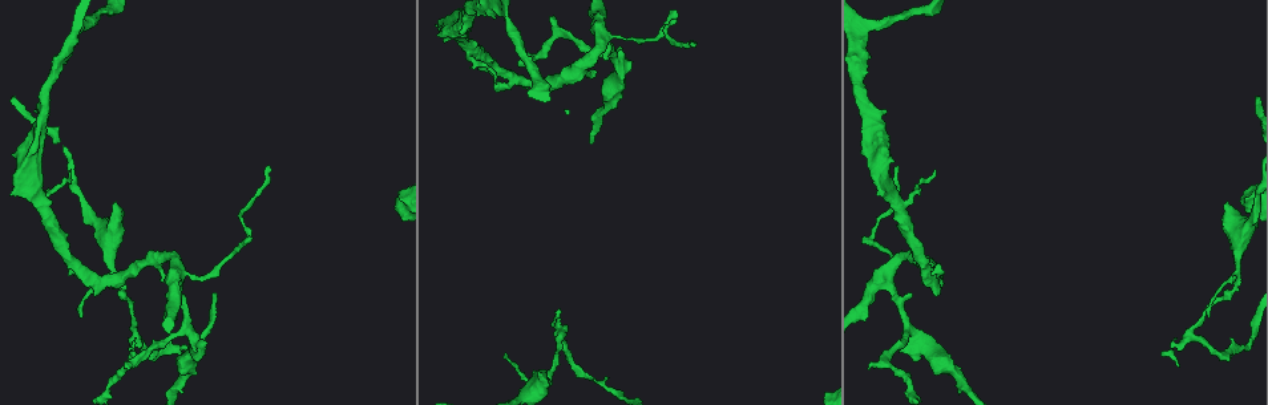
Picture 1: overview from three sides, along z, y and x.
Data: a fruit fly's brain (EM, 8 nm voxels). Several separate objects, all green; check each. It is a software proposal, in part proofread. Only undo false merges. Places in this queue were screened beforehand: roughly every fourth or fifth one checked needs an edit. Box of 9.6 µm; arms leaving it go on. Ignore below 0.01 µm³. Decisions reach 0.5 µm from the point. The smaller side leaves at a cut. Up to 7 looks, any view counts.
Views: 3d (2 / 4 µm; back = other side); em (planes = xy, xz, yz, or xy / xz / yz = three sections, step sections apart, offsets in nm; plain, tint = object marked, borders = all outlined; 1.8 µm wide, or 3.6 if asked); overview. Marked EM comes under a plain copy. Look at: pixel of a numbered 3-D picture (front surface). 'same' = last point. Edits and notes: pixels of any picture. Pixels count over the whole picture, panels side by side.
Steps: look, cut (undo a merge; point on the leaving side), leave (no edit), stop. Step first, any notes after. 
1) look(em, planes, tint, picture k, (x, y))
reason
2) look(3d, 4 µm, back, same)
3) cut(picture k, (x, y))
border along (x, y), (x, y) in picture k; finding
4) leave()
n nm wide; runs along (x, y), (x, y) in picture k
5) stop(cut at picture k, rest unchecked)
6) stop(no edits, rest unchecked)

look(3d, 4 µm, back, picture 1, (1235, 272))
thick turns thin

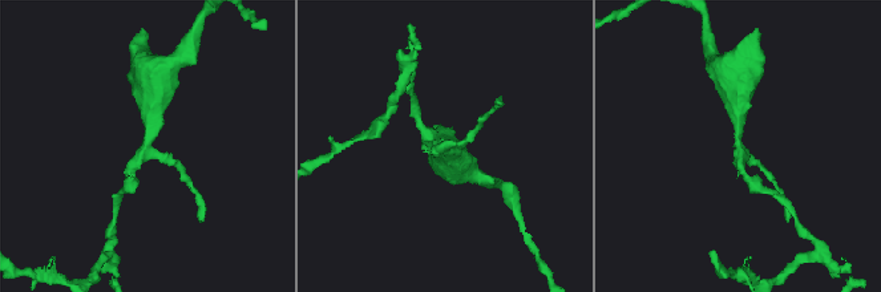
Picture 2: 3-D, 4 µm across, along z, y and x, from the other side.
look(em, xz, step 16, borders, picture 2, (737, 144))

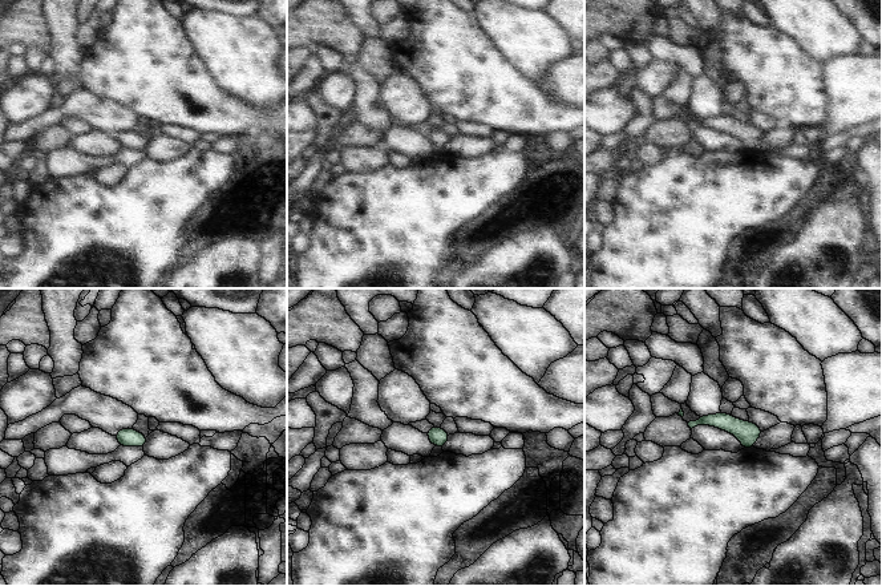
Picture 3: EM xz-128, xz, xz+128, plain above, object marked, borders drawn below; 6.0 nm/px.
leave()
runs along (699, 421), (721, 420), (757, 432) in picture 3; all the same cell

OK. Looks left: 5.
look(3d, 2 µm, picture 1, (1190, 337))
abrupt turn

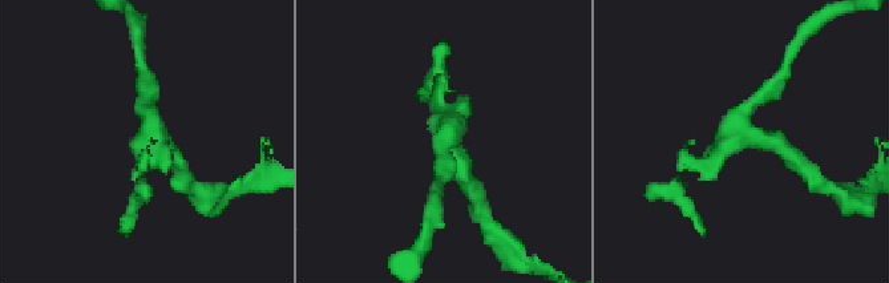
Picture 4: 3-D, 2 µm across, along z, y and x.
look(em, planes, tint, picture 4, (152, 132))

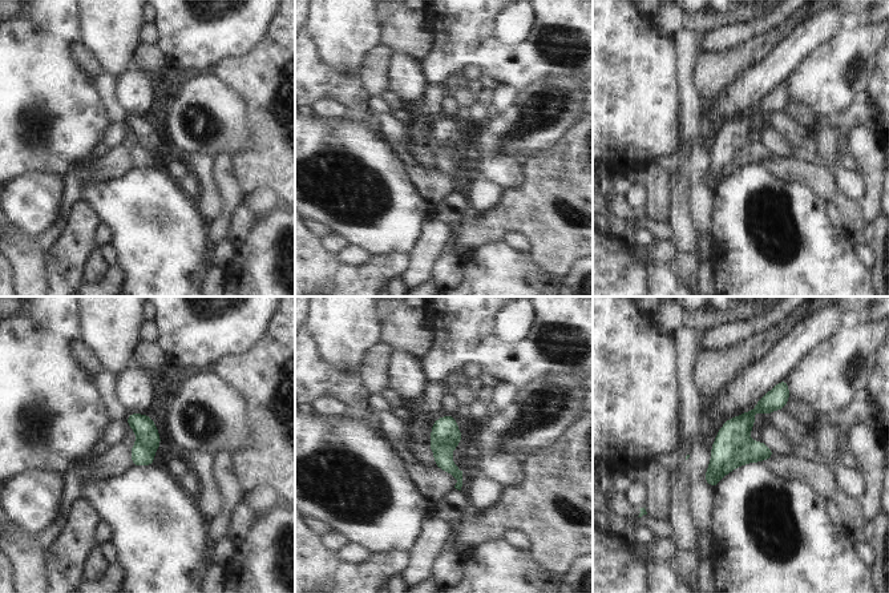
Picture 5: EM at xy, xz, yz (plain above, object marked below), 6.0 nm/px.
cut(picture 5, (755, 451))
the part that leaves runs along (770, 454), (744, 455), (714, 483) in picture 5; two cells meet here

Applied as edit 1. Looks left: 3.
look(3d, 2 µm, picture 1, (891, 275))
sharp bend

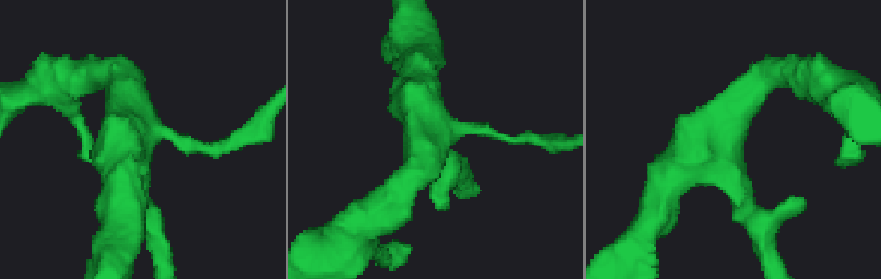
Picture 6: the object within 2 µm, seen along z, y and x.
look(em, planes, tint, picture 6, (130, 134))
4 arms; now the EM

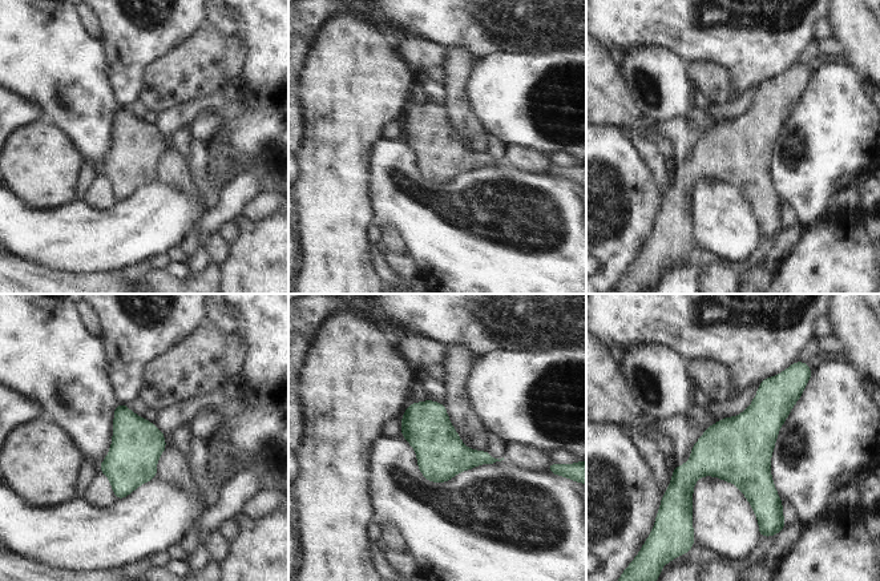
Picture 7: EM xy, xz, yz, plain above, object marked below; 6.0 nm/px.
leave()
one cell here

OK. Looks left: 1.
stop(cut at picture 5, rest unchecked)

